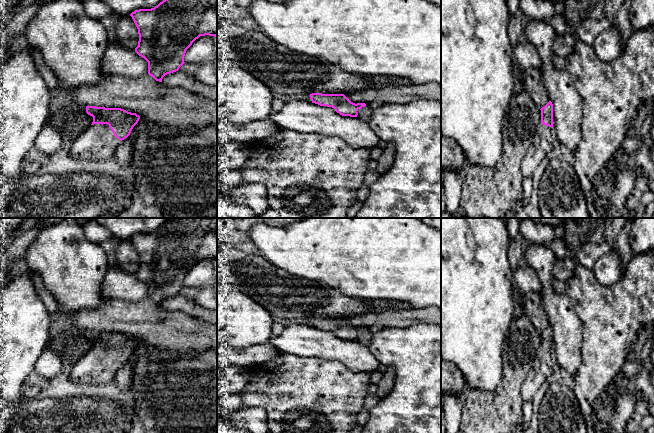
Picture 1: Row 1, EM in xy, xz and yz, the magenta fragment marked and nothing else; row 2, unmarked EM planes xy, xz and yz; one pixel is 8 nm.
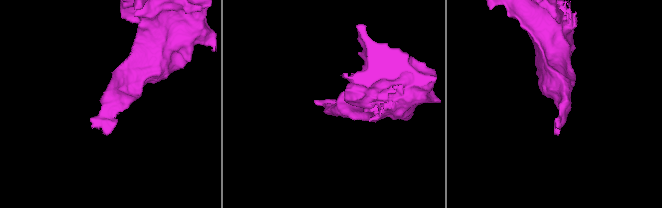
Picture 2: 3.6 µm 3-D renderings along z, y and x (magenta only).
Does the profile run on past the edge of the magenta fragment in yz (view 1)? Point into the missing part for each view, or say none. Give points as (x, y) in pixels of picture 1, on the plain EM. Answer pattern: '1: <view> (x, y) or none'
1: yz (541, 369)

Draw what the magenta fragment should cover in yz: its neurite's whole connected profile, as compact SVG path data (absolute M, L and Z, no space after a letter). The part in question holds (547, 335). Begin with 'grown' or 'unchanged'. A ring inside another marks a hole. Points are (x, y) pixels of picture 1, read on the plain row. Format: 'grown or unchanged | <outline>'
grown | M549 325L541 333L541 347L532 362L525 381L522 384L521 392L524 402L532 401L535 393L541 385L547 381L552 373L553 357L553 328Z

